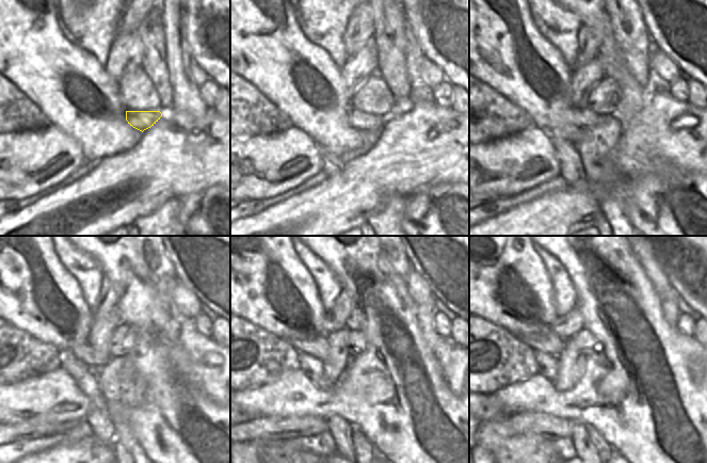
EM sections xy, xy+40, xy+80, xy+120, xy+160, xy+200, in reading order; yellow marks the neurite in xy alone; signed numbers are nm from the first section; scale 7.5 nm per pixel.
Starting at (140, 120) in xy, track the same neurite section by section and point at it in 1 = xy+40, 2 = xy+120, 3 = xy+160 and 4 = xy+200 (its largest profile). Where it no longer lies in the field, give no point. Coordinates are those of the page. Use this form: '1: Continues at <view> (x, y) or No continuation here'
1: Continues at xy+40 (368, 122)
2: Continues at xy+120 (83, 352)
3: Continues at xy+160 (317, 346)
4: Continues at xy+200 (541, 338).

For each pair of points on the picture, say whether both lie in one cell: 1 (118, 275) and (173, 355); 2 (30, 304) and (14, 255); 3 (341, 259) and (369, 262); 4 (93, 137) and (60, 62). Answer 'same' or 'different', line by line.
1: same
2: same
3: same
4: same

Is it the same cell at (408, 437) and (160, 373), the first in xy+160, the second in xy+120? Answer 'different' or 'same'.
same

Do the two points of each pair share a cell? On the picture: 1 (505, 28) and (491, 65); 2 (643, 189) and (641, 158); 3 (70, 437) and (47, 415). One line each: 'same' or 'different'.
1: same
2: different
3: different

